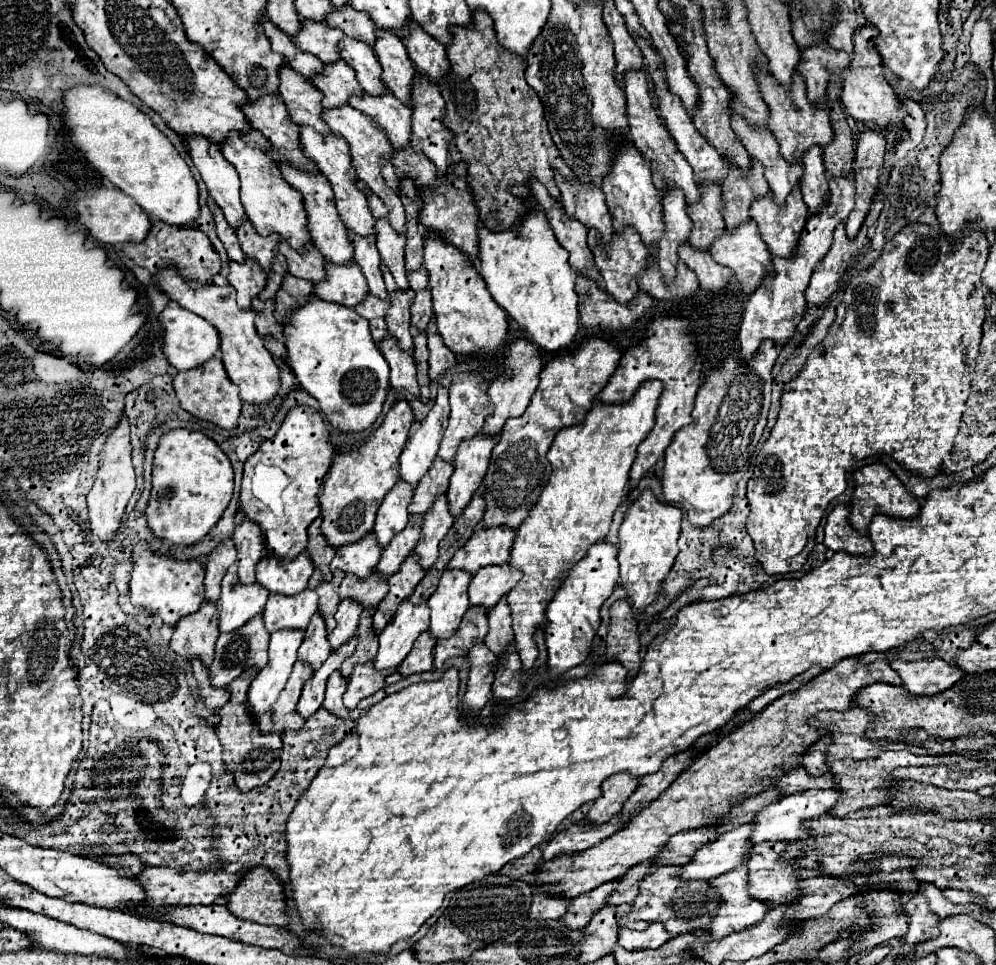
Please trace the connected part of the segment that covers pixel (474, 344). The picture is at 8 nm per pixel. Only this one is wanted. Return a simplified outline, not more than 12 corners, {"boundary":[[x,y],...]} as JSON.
{"boundary":[[424,238],[440,336],[456,354],[506,342],[506,312],[470,258]]}

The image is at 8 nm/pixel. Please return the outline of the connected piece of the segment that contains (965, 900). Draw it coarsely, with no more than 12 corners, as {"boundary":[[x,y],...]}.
{"boundary":[[946,888],[952,904],[976,904],[978,894]]}

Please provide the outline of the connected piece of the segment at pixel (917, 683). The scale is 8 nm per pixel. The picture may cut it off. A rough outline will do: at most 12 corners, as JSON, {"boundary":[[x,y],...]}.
{"boundary":[[942,658],[894,660],[904,688],[934,696],[964,672]]}

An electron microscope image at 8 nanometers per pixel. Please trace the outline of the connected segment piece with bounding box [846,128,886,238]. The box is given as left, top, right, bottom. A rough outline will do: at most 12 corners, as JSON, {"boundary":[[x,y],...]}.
{"boundary":[[866,128],[856,138],[856,206],[846,220],[854,238],[878,188],[886,138]]}

